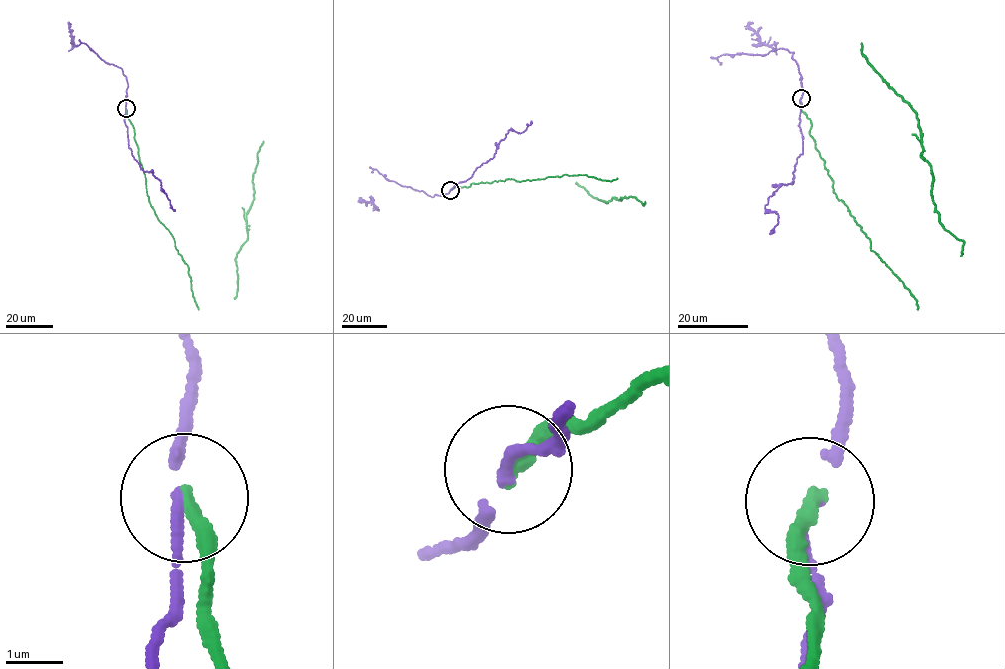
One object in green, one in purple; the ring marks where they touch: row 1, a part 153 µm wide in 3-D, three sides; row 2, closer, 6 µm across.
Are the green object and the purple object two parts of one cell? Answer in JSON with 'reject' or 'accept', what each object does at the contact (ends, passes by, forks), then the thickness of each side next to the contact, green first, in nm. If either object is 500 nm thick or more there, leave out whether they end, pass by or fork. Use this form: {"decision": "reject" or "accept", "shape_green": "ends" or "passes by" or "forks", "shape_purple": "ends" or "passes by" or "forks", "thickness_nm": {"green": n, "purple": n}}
{"decision": "reject", "shape_green": "ends", "shape_purple": "passes by", "thickness_nm": {"green": 240, "purple": 140}}

